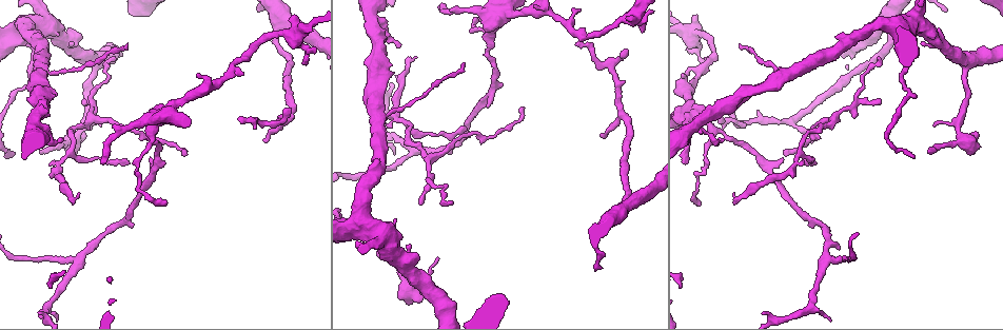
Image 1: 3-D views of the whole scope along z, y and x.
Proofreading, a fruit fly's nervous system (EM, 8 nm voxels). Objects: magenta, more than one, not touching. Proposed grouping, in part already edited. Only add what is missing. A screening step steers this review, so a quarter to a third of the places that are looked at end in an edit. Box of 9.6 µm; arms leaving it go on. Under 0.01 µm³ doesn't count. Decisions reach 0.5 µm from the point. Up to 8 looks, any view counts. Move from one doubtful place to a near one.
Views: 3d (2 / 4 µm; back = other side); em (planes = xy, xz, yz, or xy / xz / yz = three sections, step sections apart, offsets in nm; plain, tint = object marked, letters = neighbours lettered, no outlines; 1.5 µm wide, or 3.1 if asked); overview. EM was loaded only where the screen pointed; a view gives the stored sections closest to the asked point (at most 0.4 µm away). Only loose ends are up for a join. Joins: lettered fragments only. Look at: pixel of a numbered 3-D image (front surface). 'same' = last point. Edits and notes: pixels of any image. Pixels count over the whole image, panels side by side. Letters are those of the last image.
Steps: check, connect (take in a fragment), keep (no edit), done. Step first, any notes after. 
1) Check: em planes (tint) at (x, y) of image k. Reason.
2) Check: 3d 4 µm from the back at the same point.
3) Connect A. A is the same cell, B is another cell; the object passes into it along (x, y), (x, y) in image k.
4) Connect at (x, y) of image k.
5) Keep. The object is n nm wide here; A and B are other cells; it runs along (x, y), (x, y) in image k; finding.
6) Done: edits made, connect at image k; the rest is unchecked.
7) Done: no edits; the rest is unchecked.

Check: 3d 2 µm at (467, 128) of image 1.

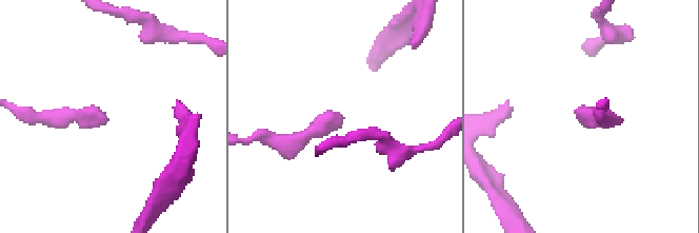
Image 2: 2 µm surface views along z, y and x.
Check: em planes (letters) at (582, 124) of image 2.

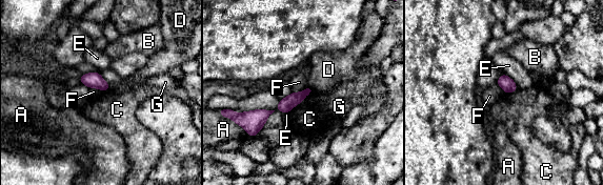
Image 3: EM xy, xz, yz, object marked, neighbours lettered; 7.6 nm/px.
Keep. A, B, C, D, E, F and G are other cells; it runs along (306, 91), (249, 124) in image 3; no lettered fragment goes on from it.

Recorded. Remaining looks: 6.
Check: 3d 2 µm at (524, 109) of image 1. Thin end.

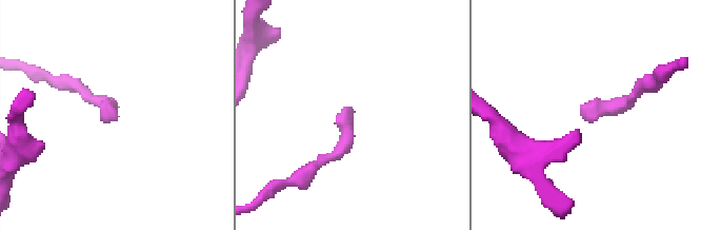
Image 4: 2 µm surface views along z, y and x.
Check: em yz step 4 (letters) at (349, 112) of image 4. Shape alone is not enough.

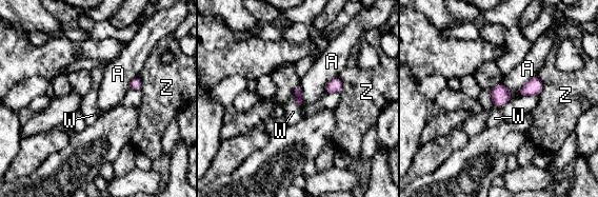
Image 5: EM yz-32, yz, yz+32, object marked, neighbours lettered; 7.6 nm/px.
Check: em planes (letters) at the same point. Another direction.

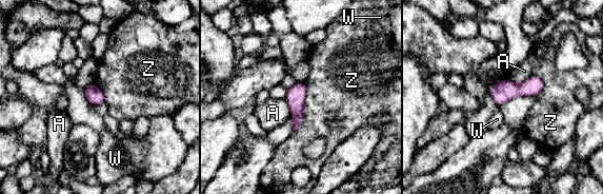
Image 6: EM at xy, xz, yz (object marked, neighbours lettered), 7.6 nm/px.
Keep. The object is 130 nm wide here; A, W and Z are other cells; a border runs along (304, 83), (303, 117), (293, 132) in image 6; none of them fits.

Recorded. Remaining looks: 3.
Check: em planes (letters) at (602, 135) of image 1.

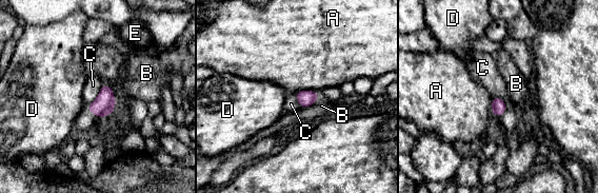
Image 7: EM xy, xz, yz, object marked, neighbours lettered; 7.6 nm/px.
Keep. The longest contact is with B, 190 nm; A, B, C, D and E are other cells; a border runs along (495, 96), (505, 104), (500, 117) in image 7; no lettered fragment goes on from it.

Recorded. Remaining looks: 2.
Done: no edits; the rest is unchecked.

